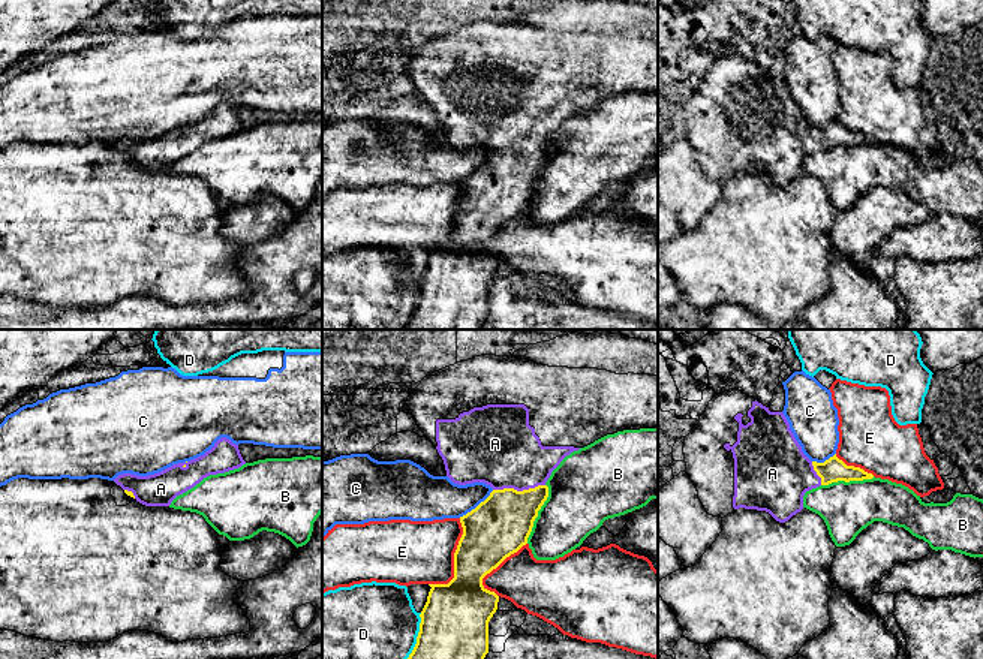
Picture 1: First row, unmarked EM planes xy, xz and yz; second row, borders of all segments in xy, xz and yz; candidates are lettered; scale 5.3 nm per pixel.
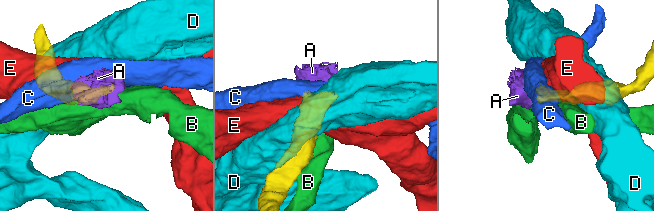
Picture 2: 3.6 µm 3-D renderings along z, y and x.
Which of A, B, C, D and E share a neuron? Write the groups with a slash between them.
A / B / C / D / E

